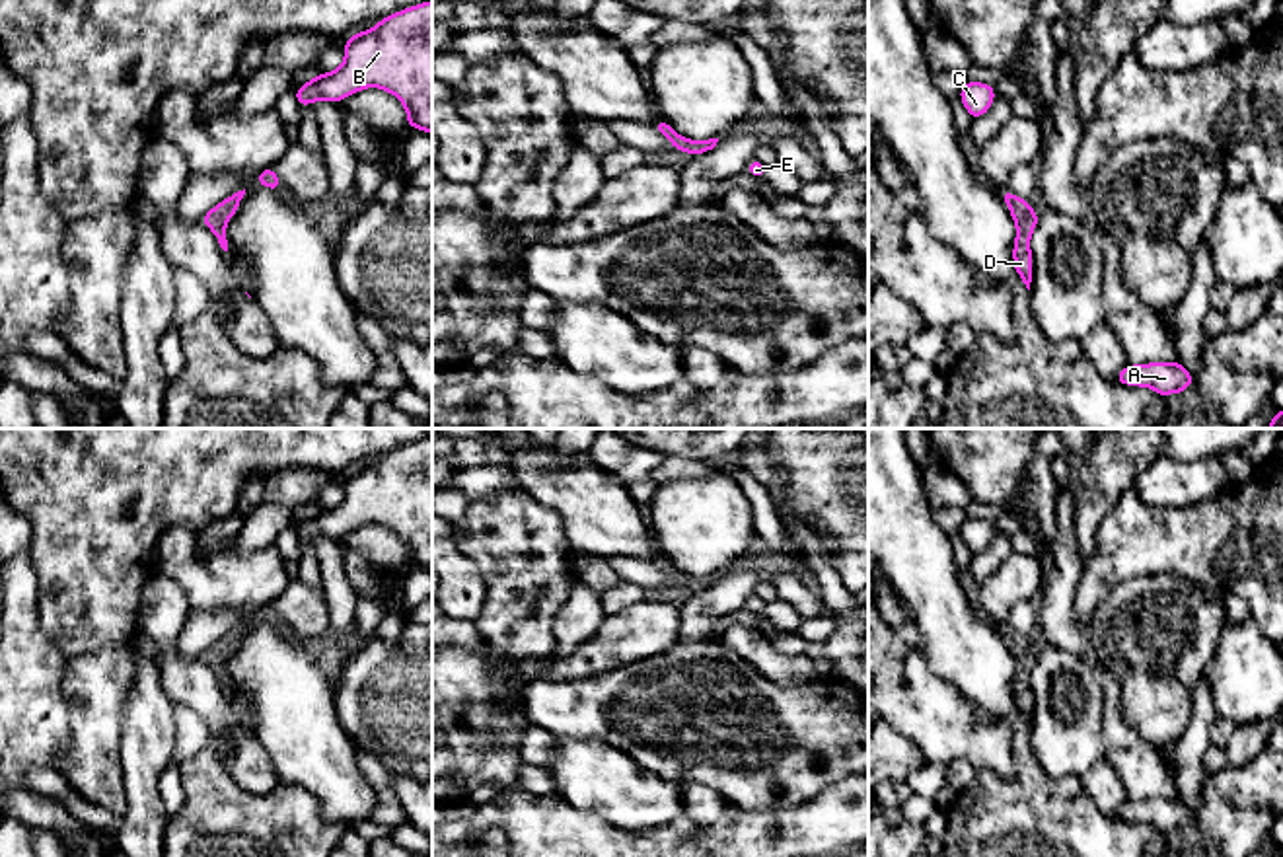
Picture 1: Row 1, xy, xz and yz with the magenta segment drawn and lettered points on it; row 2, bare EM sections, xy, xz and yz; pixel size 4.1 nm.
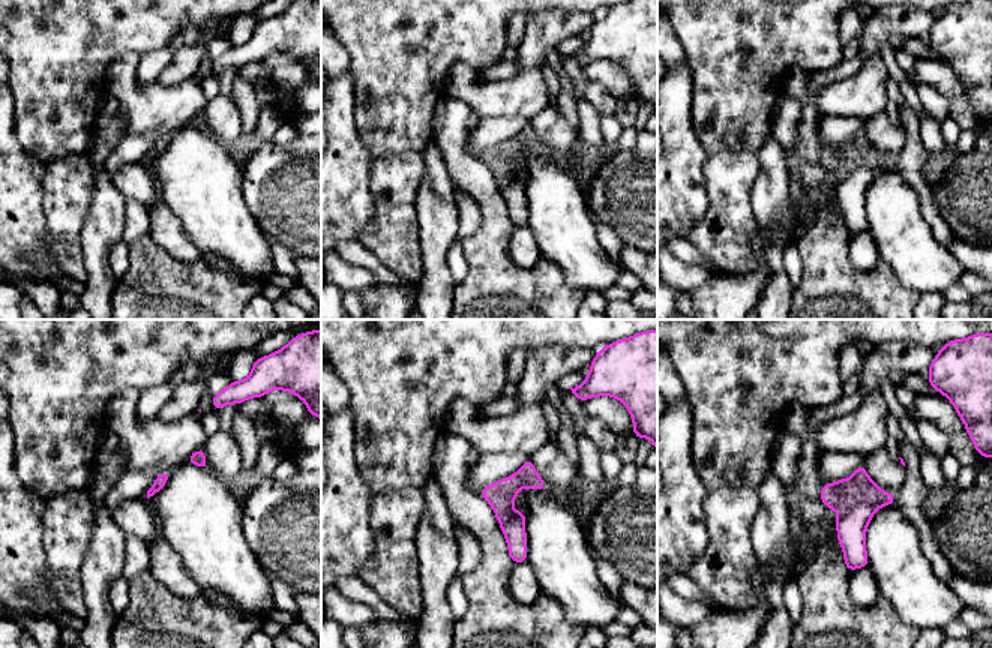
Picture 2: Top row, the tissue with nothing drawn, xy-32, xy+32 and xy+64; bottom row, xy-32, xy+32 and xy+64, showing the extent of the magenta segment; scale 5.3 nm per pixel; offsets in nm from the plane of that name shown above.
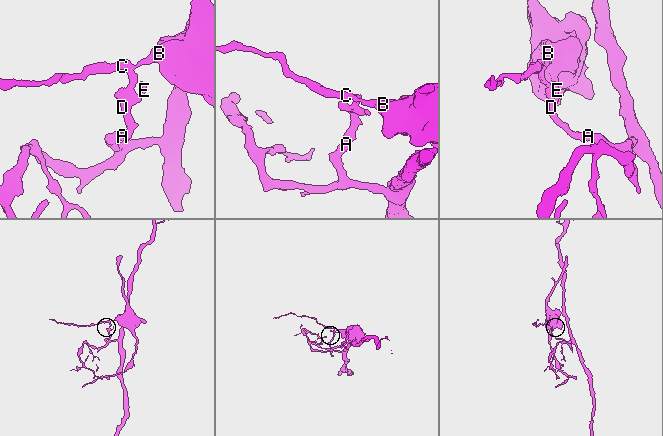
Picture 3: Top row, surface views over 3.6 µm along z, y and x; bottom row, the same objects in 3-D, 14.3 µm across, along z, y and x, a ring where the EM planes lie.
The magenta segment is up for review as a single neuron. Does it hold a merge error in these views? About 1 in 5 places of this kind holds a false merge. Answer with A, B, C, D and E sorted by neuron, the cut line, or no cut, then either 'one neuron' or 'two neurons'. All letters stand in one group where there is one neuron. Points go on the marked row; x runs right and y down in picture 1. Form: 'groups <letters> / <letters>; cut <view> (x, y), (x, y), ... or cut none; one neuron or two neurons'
groups A B C D E; cut none; one neuron

